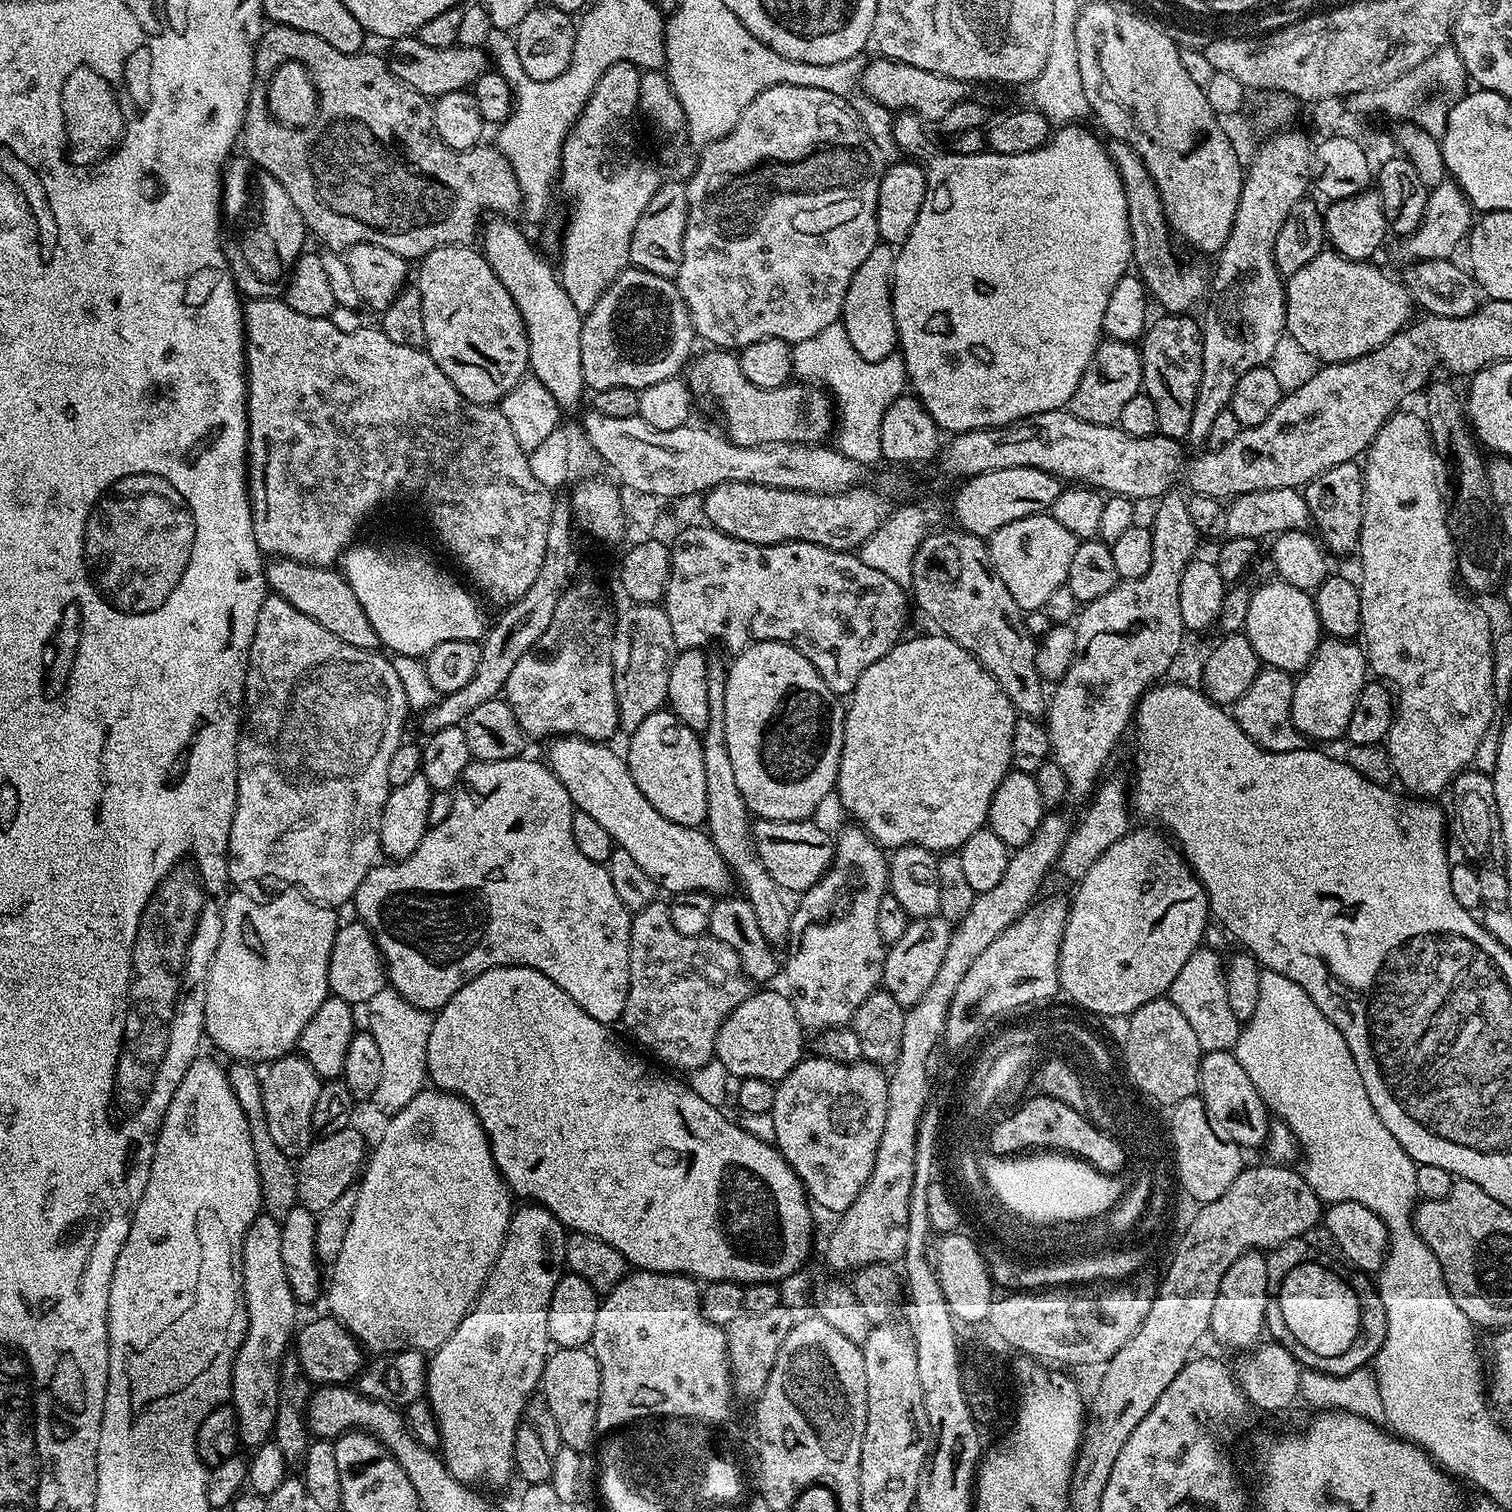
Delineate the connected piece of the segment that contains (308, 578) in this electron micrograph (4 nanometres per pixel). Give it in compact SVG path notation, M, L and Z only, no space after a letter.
M277 557L265 565L265 580L275 595L283 597L296 610L301 610L306 618L314 618L318 626L326 626L334 638L342 638L342 642L367 652L380 644L378 634L374 634L370 626L370 618L366 618L366 610L362 610L362 602L358 602L354 590L350 590L347 580L335 567L320 568L317 564Z

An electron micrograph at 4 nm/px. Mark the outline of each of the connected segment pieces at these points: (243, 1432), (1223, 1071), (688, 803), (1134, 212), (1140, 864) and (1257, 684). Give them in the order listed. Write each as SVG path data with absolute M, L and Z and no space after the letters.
M261 1214L254 1218L242 1242L242 1278L248 1329L234 1358L230 1407L238 1418L241 1445L248 1450L269 1443L272 1436L272 1427L278 1414L280 1363L285 1352L289 1351L298 1328L298 1303L287 1282L286 1267L282 1266L280 1230L281 1221Z
M1235 1051L1205 1052L1200 1057L1200 1101L1206 1106L1206 1118L1216 1127L1225 1140L1233 1140L1241 1150L1263 1149L1268 1142L1270 1113L1264 1099L1258 1094L1254 1082L1250 1082L1242 1062Z
M661 710L650 714L650 718L646 718L646 722L642 722L642 726L631 732L627 739L628 769L646 802L650 802L658 814L670 818L670 822L678 822L687 828L703 825L707 821L707 794L703 746L698 733L690 730L690 726L686 726L671 710Z
M1112 140L1107 145L1114 166L1122 178L1122 190L1126 190L1126 214L1130 218L1130 234L1132 235L1132 258L1135 271L1143 280L1144 287L1150 293L1151 299L1161 304L1168 314L1184 314L1204 296L1204 287L1209 287L1210 280L1204 277L1204 272L1196 264L1183 260L1172 245L1174 233L1168 226L1168 219L1162 206L1162 198L1158 194L1158 186L1146 170L1146 162L1129 144L1120 140Z
M1152 826L1144 827L1148 828L1133 827L1122 838L1118 838L1118 842L1114 842L1114 846L1110 846L1106 854L1102 854L1102 858L1098 858L1098 862L1094 862L1094 866L1086 870L1084 877L1075 885L1076 897L1071 897L1070 900L1068 921L1064 927L1060 947L1060 986L1063 995L1068 995L1078 1007L1085 1008L1086 1011L1093 1012L1096 1016L1127 1018L1134 1010L1138 1010L1138 1006L1146 1006L1146 1002L1161 999L1174 982L1178 970L1182 970L1186 958L1190 958L1190 954L1194 954L1194 950L1201 947L1206 936L1206 929L1210 924L1208 895L1204 892L1204 884L1184 859L1183 852L1163 831Z
M1261 667L1260 673L1250 682L1250 690L1242 694L1230 711L1235 716L1240 729L1259 748L1271 752L1293 752L1302 746L1302 737L1292 721L1292 695L1294 694L1293 673L1281 668Z

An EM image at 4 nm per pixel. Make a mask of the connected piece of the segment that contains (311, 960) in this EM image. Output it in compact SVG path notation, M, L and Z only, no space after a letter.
M236 890L224 901L224 921L222 934L218 938L216 953L212 956L212 963L208 966L208 978L204 982L204 1030L207 1039L212 1039L222 1051L236 1062L271 1062L279 1056L287 1056L297 1047L302 1030L310 1018L314 1018L314 1010L322 1006L324 999L330 994L328 991L328 967L330 966L330 950L334 946L338 919L331 907L316 903L315 900L304 895L299 890L284 890L269 900L255 900L247 896L244 890Z

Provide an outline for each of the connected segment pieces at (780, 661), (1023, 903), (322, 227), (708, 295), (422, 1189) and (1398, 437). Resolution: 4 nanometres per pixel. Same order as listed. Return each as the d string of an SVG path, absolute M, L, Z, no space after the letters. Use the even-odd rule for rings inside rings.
M757 640L748 645L743 652L735 657L736 660L727 665L725 684L725 740L726 749L729 751L731 765L734 768L734 779L738 791L745 800L749 813L761 820L806 820L813 814L812 811L829 795L833 795L836 786L836 775L840 765L842 754L842 742L844 741L844 713L841 701L826 686L826 682L814 670L814 666L802 653L794 650L790 645L777 640Z
M1056 810L1049 811L1042 818L1042 822L1030 838L1028 844L1015 849L1009 855L1006 874L1002 874L998 886L979 893L975 897L969 912L952 929L950 946L946 946L946 958L942 958L942 966L938 966L938 974L934 974L934 982L930 982L930 990L922 994L922 998L914 1007L907 1009L904 1014L904 1025L902 1026L901 1048L895 1063L891 1065L888 1076L888 1105L886 1106L886 1126L882 1130L882 1138L878 1142L878 1154L874 1158L874 1170L870 1170L870 1178L866 1186L854 1198L854 1202L845 1212L839 1213L836 1225L828 1236L828 1249L824 1252L824 1260L833 1268L833 1273L851 1274L857 1268L865 1268L867 1264L883 1264L892 1262L903 1257L906 1246L906 1222L910 1214L910 1190L914 1190L914 1150L918 1146L918 1126L925 1109L930 1106L928 1100L932 1096L932 1087L938 1084L938 1076L941 1065L936 1062L934 1054L942 1049L945 1043L944 1031L946 1030L946 1018L950 1010L950 1002L954 1002L954 994L962 978L966 978L966 970L974 966L974 958L994 942L1016 921L1023 912L1028 911L1030 905L1037 899L1036 891L1044 882L1048 871L1057 867L1062 846L1068 840L1070 824L1064 816Z
M272 24L265 27L260 41L256 43L254 78L252 79L248 105L244 111L244 125L240 131L242 152L243 155L249 156L255 164L262 166L262 170L266 170L271 176L278 178L278 182L282 182L282 190L286 190L286 194L290 194L290 202L294 202L294 206L298 206L298 214L302 214L305 229L311 235L313 232L325 244L323 247L328 250L347 250L353 248L355 244L373 244L374 246L382 246L382 250L390 250L394 254L398 254L406 261L416 262L426 254L430 254L430 250L438 250L447 244L467 245L472 242L475 236L477 239L478 224L476 228L476 219L483 212L492 212L488 214L519 213L522 208L522 197L518 178L514 174L510 162L500 153L500 149L495 146L489 146L489 148L477 146L459 152L446 146L446 142L442 142L442 138L434 126L433 101L400 81L388 69L387 59L383 55L375 56L374 53L368 51L361 50L347 56L342 54L342 50L334 50L334 46L330 46L330 42L322 42L322 38L318 38L318 34L306 34L306 30L294 30L294 26L286 26L285 24ZM291 60L300 63L308 71L313 86L316 88L316 97L319 100L315 119L304 127L288 127L280 124L279 121L273 119L271 111L268 109L268 84L271 82L276 68Z
M779 84L770 86L746 106L746 110L738 118L734 130L726 134L722 140L705 148L699 157L692 176L687 177L688 217L686 218L686 234L682 242L682 266L675 274L676 289L679 290L688 313L692 319L692 331L697 337L705 340L705 345L716 350L741 350L751 343L763 339L784 339L788 345L802 342L806 338L814 338L818 330L826 330L826 326L837 323L844 310L846 290L850 290L850 278L863 260L874 250L880 240L876 207L878 206L878 186L882 182L882 174L886 167L885 153L866 134L860 116L854 111L847 99L838 94L830 94L830 90L814 90L810 86L790 86Z
M425 1090L410 1098L410 1102L402 1106L402 1110L391 1113L389 1120L392 1121L385 1126L376 1149L373 1152L371 1149L358 1180L358 1203L354 1205L354 1218L350 1218L350 1230L346 1230L342 1254L338 1254L335 1264L330 1268L330 1272L336 1277L326 1284L329 1308L327 1311L351 1336L356 1337L369 1353L372 1351L372 1354L387 1354L402 1350L418 1350L428 1354L440 1348L442 1342L446 1342L446 1338L450 1338L450 1334L458 1330L462 1318L466 1318L466 1314L472 1311L472 1305L480 1297L484 1281L492 1272L504 1245L508 1223L511 1222L514 1211L514 1197L496 1168L492 1148L488 1144L488 1135L484 1133L478 1114L474 1114L474 1110L463 1096L453 1096L450 1092L439 1090Z
M1397 410L1380 427L1380 432L1372 439L1372 447L1368 449L1366 459L1362 464L1364 473L1364 513L1362 514L1362 530L1360 531L1360 542L1358 545L1358 557L1360 556L1358 587L1360 590L1362 644L1366 649L1371 675L1387 682L1394 689L1394 715L1392 717L1392 725L1388 731L1386 749L1395 772L1395 779L1399 782L1401 780L1412 791L1409 793L1415 794L1420 798L1436 798L1439 792L1447 793L1451 789L1452 782L1456 779L1457 774L1465 771L1475 761L1476 751L1482 742L1482 738L1493 727L1492 719L1495 718L1496 707L1498 707L1496 689L1492 686L1494 631L1492 632L1492 624L1488 621L1488 616L1484 613L1483 606L1475 604L1472 601L1475 599L1461 591L1456 581L1458 544L1457 541L1452 539L1452 532L1448 529L1446 492L1440 489L1440 460L1436 457L1436 452L1438 452L1438 448L1437 445L1432 443L1432 430L1428 427L1428 421L1423 415L1407 416L1404 410Z

